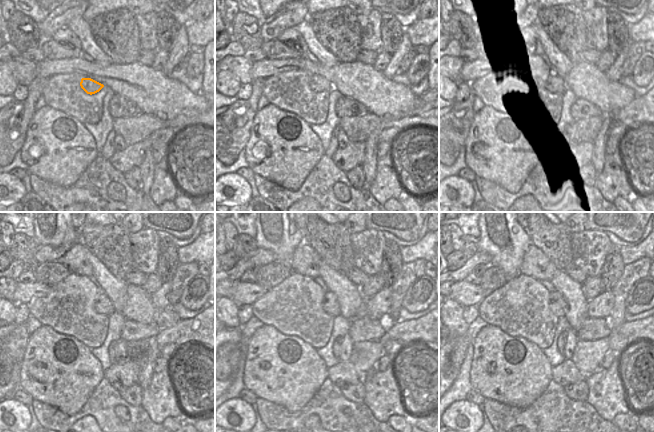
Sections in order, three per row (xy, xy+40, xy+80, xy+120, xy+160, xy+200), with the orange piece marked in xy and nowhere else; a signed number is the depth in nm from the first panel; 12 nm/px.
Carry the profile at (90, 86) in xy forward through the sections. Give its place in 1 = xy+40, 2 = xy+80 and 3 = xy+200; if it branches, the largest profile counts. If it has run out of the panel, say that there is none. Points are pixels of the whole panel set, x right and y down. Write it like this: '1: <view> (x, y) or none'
1: xy+40 (317, 83)
2: xy+80 (548, 80)
3: xy+200 (557, 303)

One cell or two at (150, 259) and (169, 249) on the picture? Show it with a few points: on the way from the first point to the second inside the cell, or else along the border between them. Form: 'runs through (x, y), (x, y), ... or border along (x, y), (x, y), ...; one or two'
border along (160, 238), (157, 269), (154, 272); two

